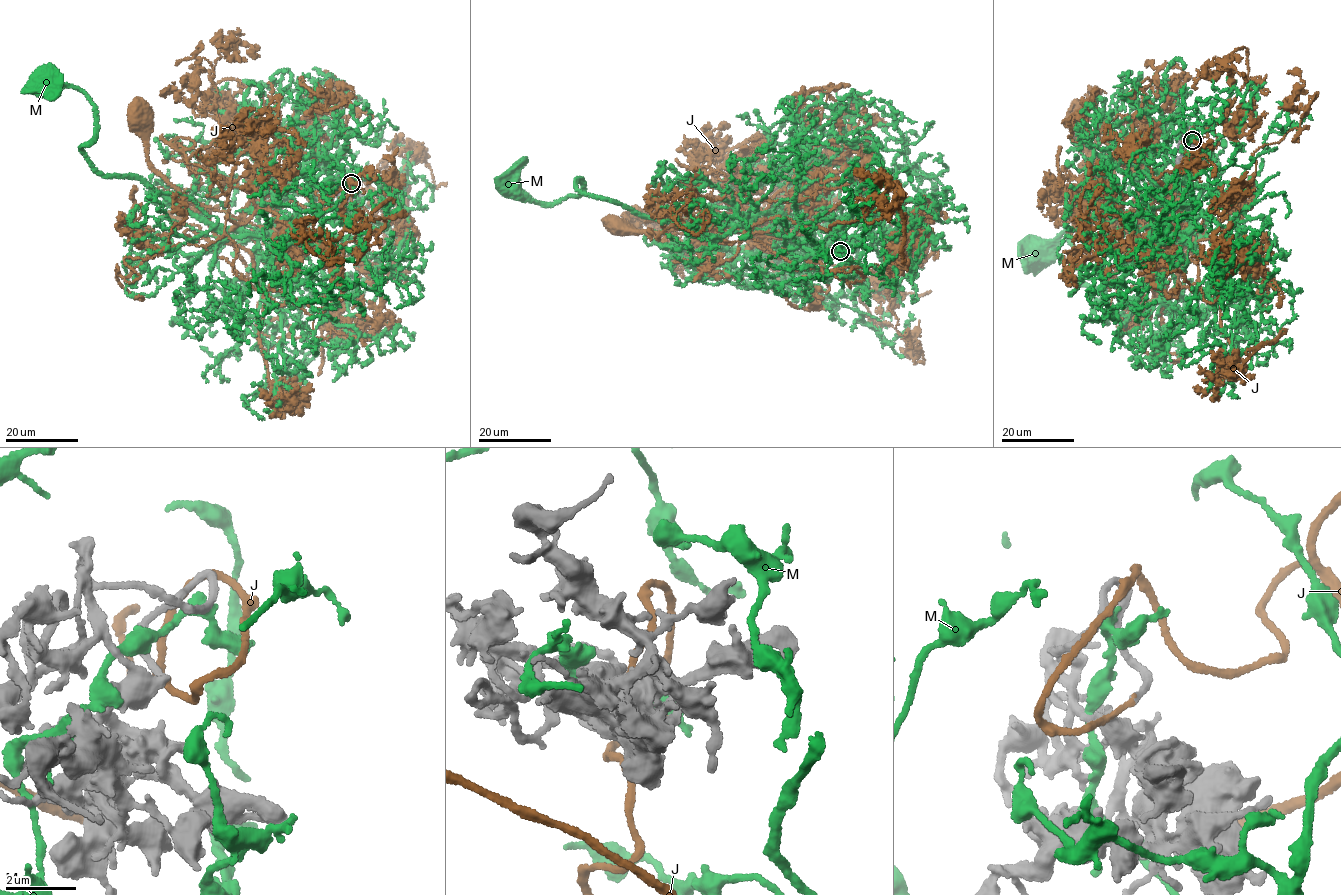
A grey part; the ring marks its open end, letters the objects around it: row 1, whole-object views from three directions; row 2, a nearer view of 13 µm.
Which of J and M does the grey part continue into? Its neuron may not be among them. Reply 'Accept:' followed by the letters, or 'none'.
Accept: J

